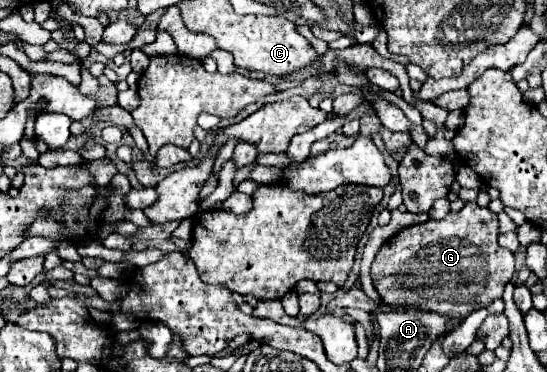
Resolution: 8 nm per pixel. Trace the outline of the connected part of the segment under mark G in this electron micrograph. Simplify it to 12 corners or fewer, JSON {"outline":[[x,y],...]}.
{"outline":[[460,212],[402,228],[372,280],[390,306],[454,320],[514,276],[498,216]]}

